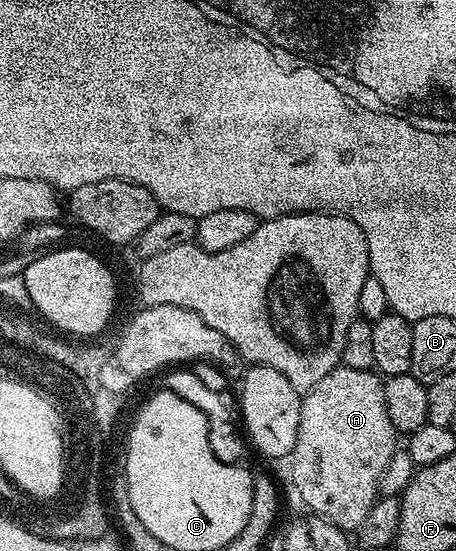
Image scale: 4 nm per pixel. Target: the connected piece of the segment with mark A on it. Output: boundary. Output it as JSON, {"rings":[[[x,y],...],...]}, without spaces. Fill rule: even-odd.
{"rings":[[[340,366],[325,374],[302,401],[297,442],[289,457],[291,480],[314,515],[354,533],[366,524],[379,496],[381,474],[397,450],[397,433],[385,408],[383,380],[374,371]]]}

